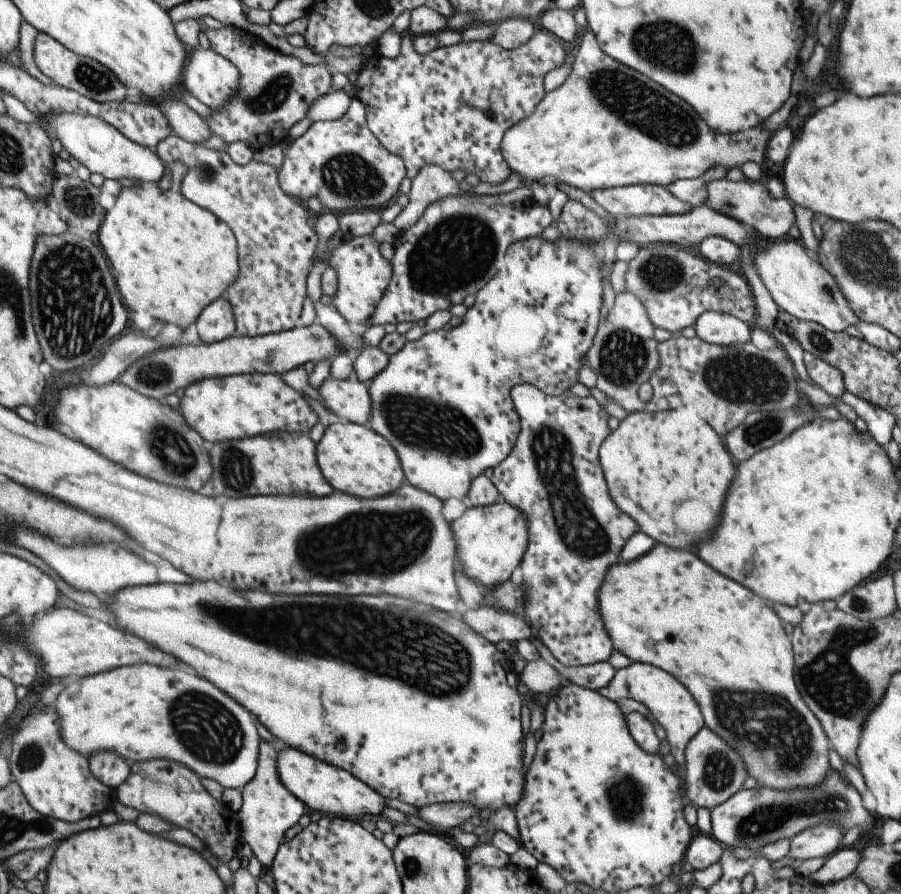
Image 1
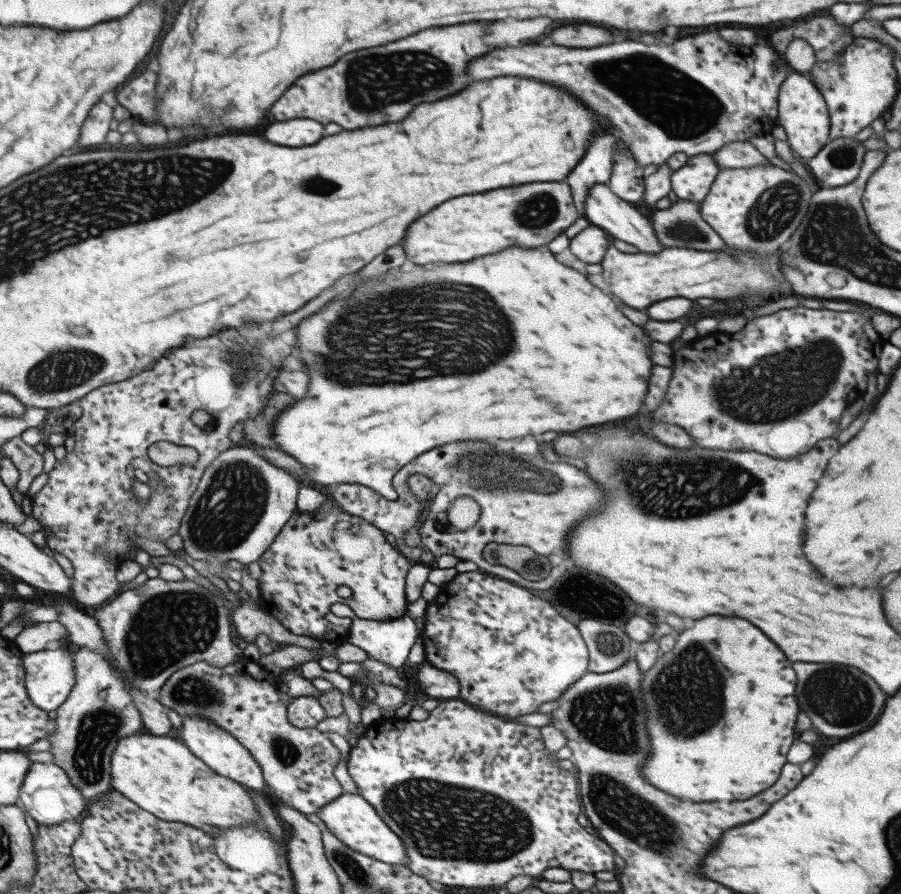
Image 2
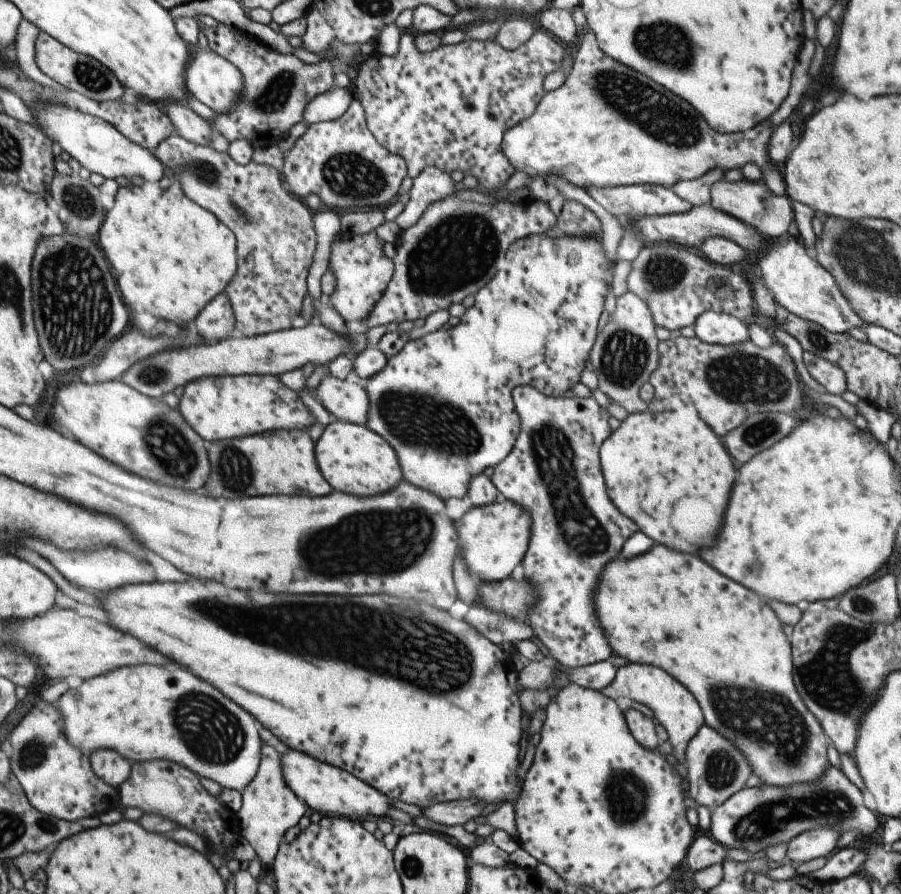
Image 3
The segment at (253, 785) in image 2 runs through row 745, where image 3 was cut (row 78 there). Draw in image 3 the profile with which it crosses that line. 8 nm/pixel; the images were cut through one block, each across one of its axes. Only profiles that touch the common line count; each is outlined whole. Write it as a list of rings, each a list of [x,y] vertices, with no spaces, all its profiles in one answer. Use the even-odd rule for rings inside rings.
[[[196,48],[192,49],[189,64],[185,68],[185,88],[190,96],[211,108],[215,114],[225,114],[237,102],[243,90],[243,80],[241,72],[223,57],[208,48]]]

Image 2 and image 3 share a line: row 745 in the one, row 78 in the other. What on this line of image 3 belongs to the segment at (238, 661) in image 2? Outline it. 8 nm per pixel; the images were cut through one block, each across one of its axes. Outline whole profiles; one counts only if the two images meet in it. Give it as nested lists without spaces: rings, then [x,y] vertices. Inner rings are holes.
[[[220,23],[215,27],[202,26],[201,30],[207,39],[207,48],[235,66],[243,80],[243,90],[233,108],[225,114],[216,114],[211,120],[211,128],[229,143],[241,139],[249,142],[253,149],[273,146],[293,124],[301,121],[307,103],[334,87],[337,71],[329,60],[305,64],[295,54],[271,50],[253,35]]]

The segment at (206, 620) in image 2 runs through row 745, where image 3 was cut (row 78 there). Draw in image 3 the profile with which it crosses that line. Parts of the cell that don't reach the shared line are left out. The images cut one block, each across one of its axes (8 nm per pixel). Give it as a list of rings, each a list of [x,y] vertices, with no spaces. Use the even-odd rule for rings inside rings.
[[[39,31],[34,44],[34,61],[37,68],[67,89],[77,92],[81,96],[86,96],[94,101],[117,101],[123,94],[123,86],[117,82],[114,74],[111,74],[100,62],[89,58],[83,54],[73,52],[73,50],[63,46],[59,41],[51,38],[49,34]]]

